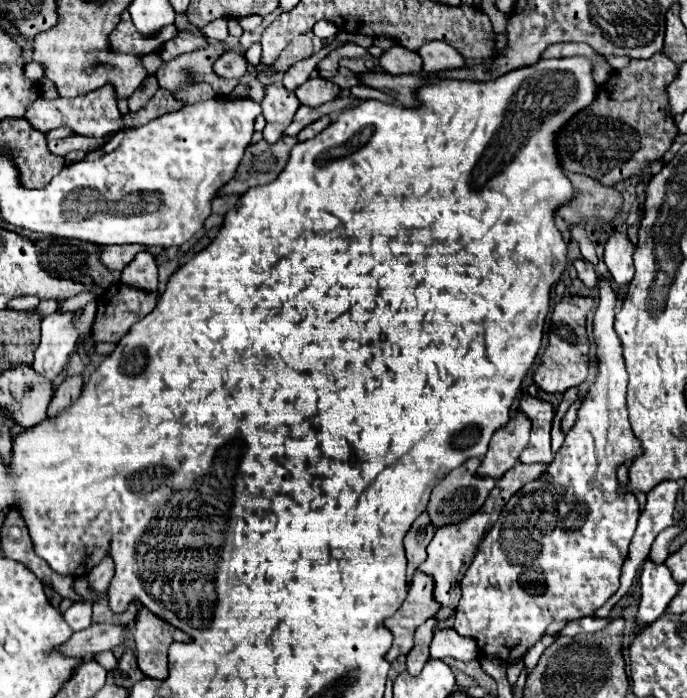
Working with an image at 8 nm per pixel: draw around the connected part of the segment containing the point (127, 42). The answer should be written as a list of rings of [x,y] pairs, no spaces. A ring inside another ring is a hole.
[[[122,12],[118,26],[110,34],[110,50],[116,54],[148,54],[156,52],[163,42],[168,41],[176,35],[178,29],[174,24],[168,25],[154,38],[142,38],[140,33],[134,28],[130,12]]]

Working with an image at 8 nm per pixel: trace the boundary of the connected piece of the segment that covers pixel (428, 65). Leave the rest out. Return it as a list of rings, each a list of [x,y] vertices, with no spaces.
[[[430,40],[428,44],[418,48],[418,54],[422,58],[422,70],[424,72],[438,72],[438,70],[450,70],[464,66],[464,58],[446,42]]]

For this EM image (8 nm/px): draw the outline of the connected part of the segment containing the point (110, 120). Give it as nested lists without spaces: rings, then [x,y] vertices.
[[[104,84],[104,88],[98,88],[96,92],[78,96],[78,98],[56,98],[56,100],[38,98],[28,106],[24,118],[40,132],[48,132],[52,128],[68,126],[78,134],[96,136],[96,138],[102,138],[108,132],[118,132],[122,128],[120,110],[116,106],[116,90],[110,84]]]

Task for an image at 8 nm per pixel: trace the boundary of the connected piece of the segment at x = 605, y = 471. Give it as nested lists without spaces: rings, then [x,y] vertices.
[[[600,280],[600,302],[598,302],[598,310],[594,314],[594,338],[598,344],[598,364],[600,364],[600,372],[596,376],[596,382],[590,386],[590,392],[584,396],[582,406],[578,410],[578,420],[574,424],[574,428],[566,434],[566,440],[562,444],[562,448],[556,452],[550,468],[546,474],[542,474],[538,480],[528,482],[520,492],[516,492],[516,496],[512,496],[512,500],[508,500],[508,504],[504,506],[504,512],[500,514],[500,518],[496,520],[496,524],[490,528],[490,532],[486,534],[486,538],[482,540],[470,568],[466,570],[464,578],[460,580],[460,588],[462,588],[462,598],[456,606],[456,614],[454,614],[454,630],[460,636],[468,636],[474,638],[480,650],[480,656],[484,658],[498,658],[504,664],[512,664],[518,662],[544,634],[546,628],[552,622],[572,622],[578,620],[582,616],[592,616],[620,586],[620,568],[628,556],[628,544],[634,536],[636,530],[636,522],[638,522],[638,500],[634,494],[618,494],[618,480],[616,480],[616,468],[626,462],[626,460],[634,460],[640,452],[640,442],[634,438],[632,430],[630,430],[630,422],[628,422],[628,412],[626,412],[626,384],[628,384],[628,374],[624,368],[624,358],[622,358],[622,348],[620,348],[620,340],[614,332],[614,316],[616,316],[616,306],[618,306],[618,298],[616,292],[610,288],[610,282]]]

